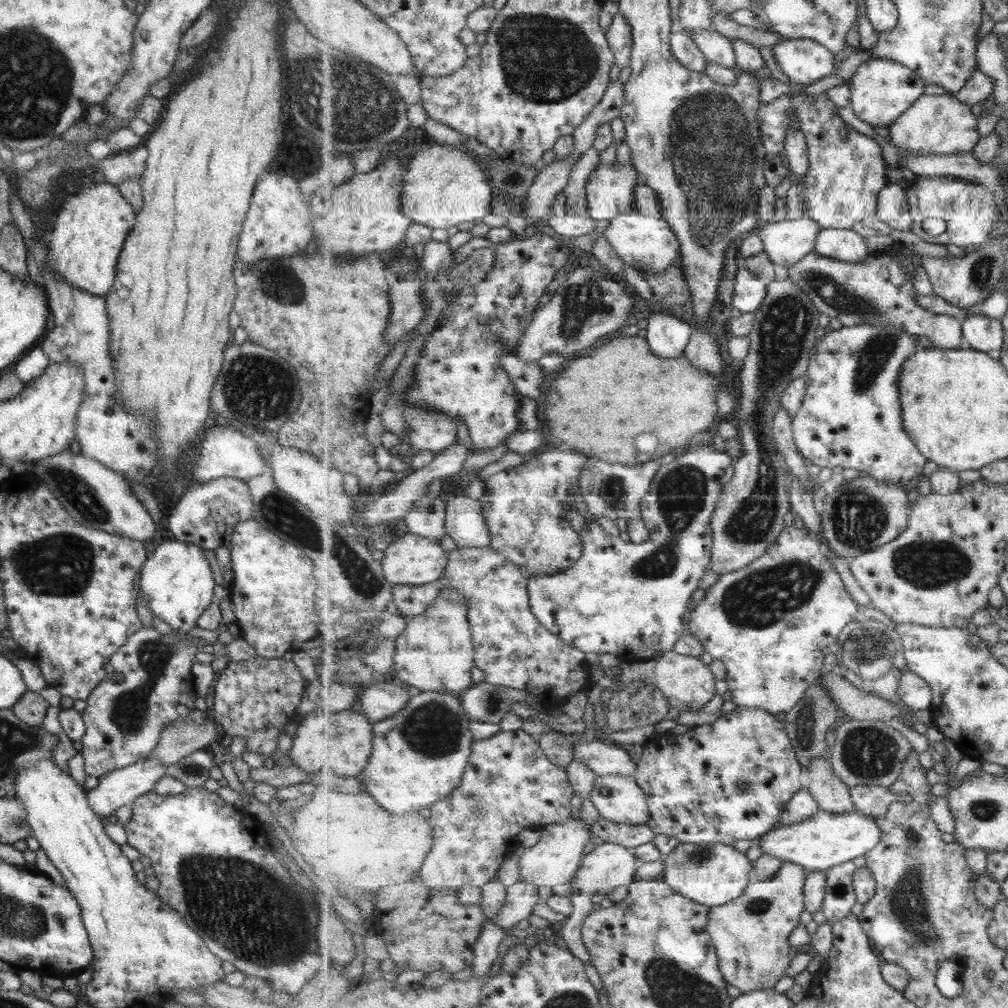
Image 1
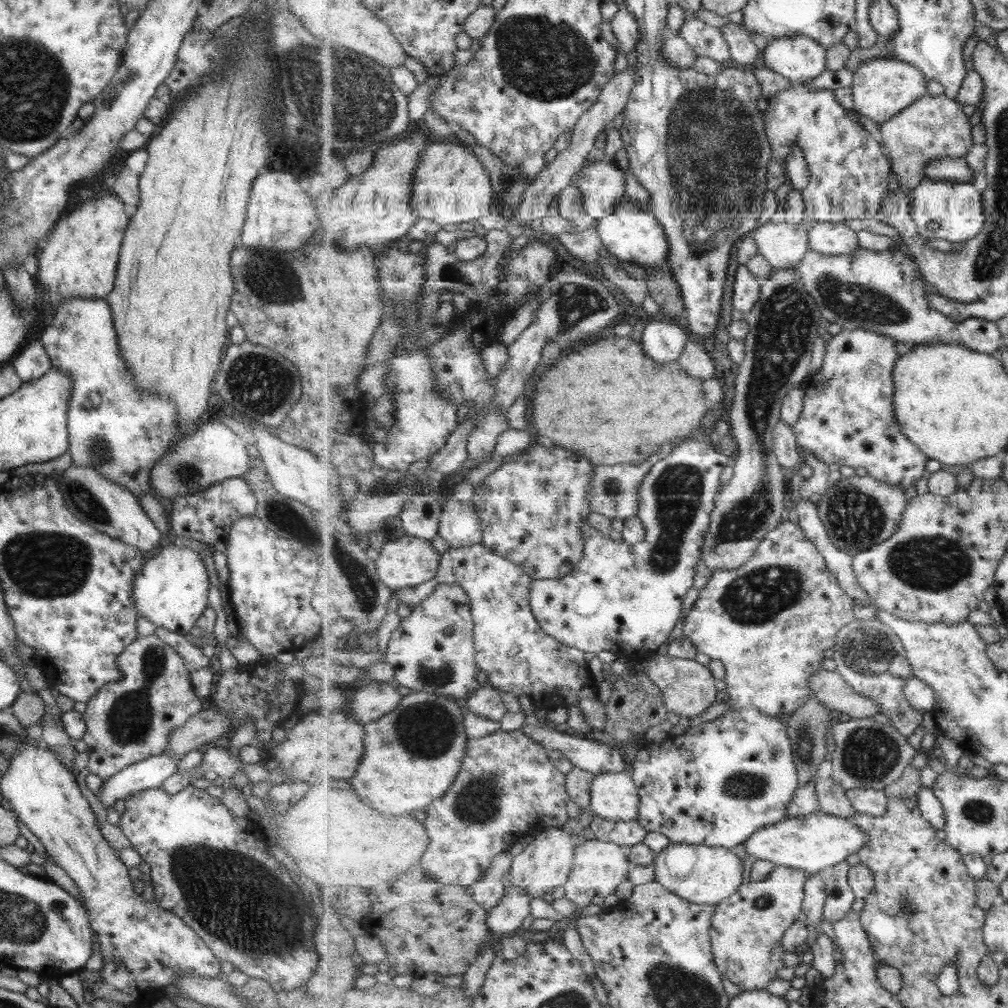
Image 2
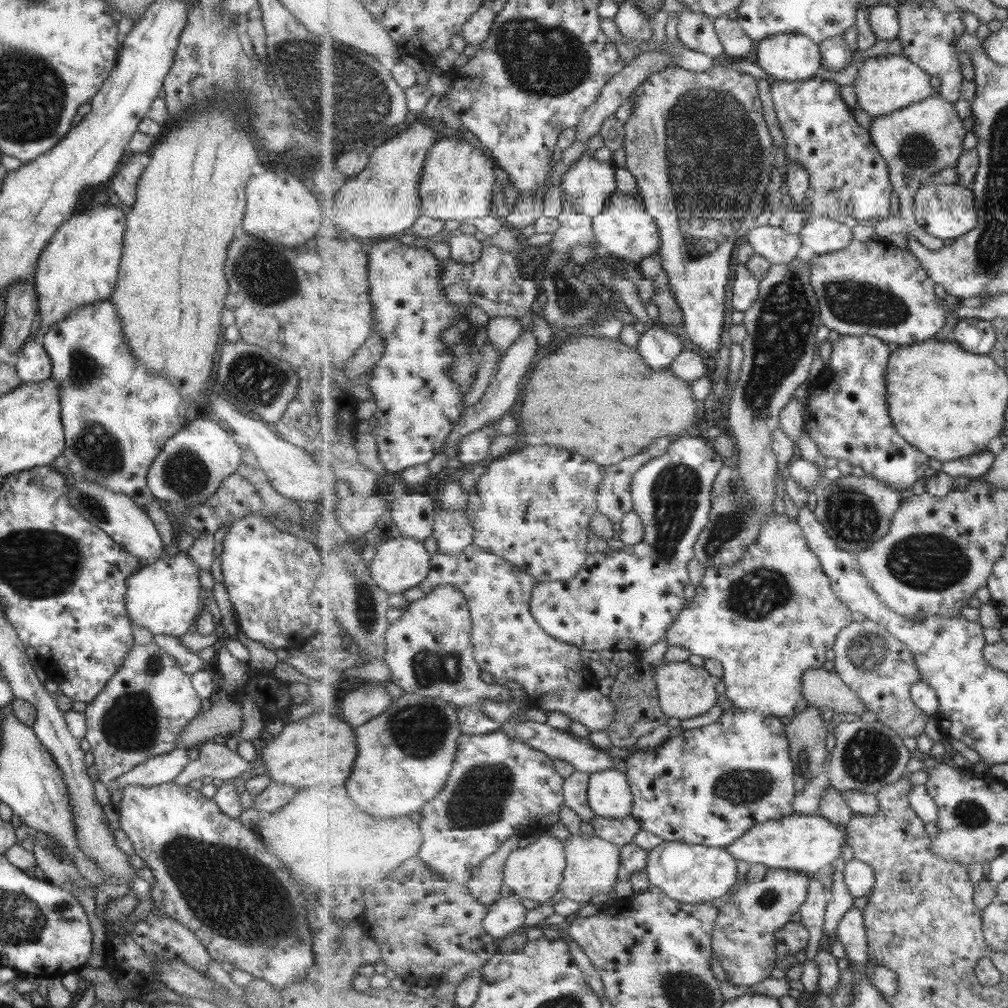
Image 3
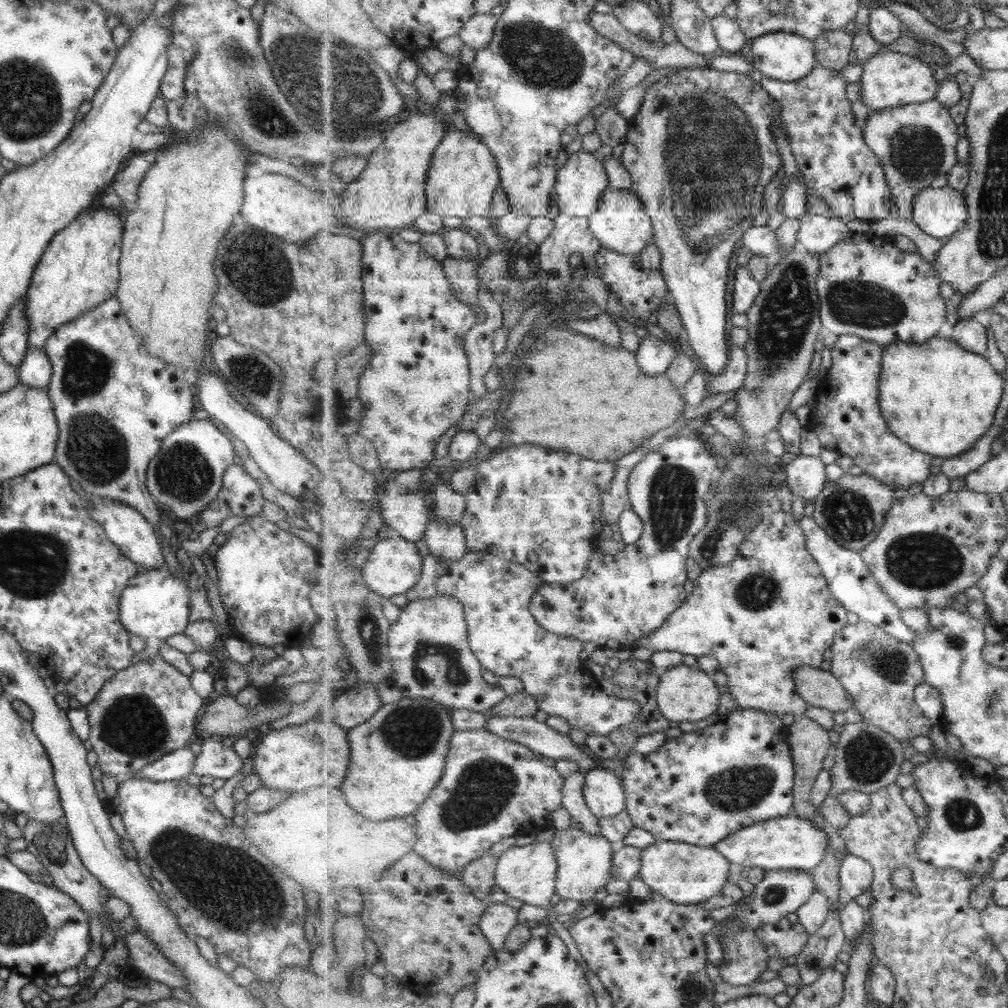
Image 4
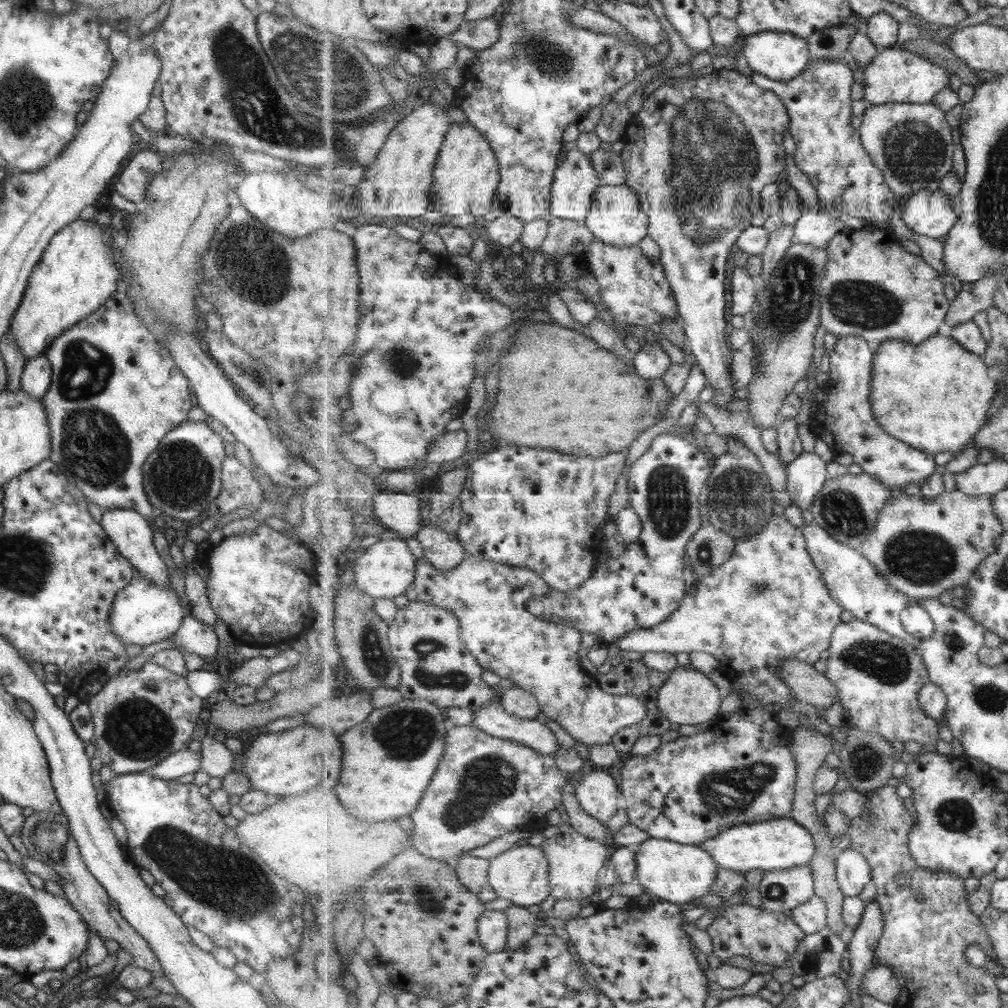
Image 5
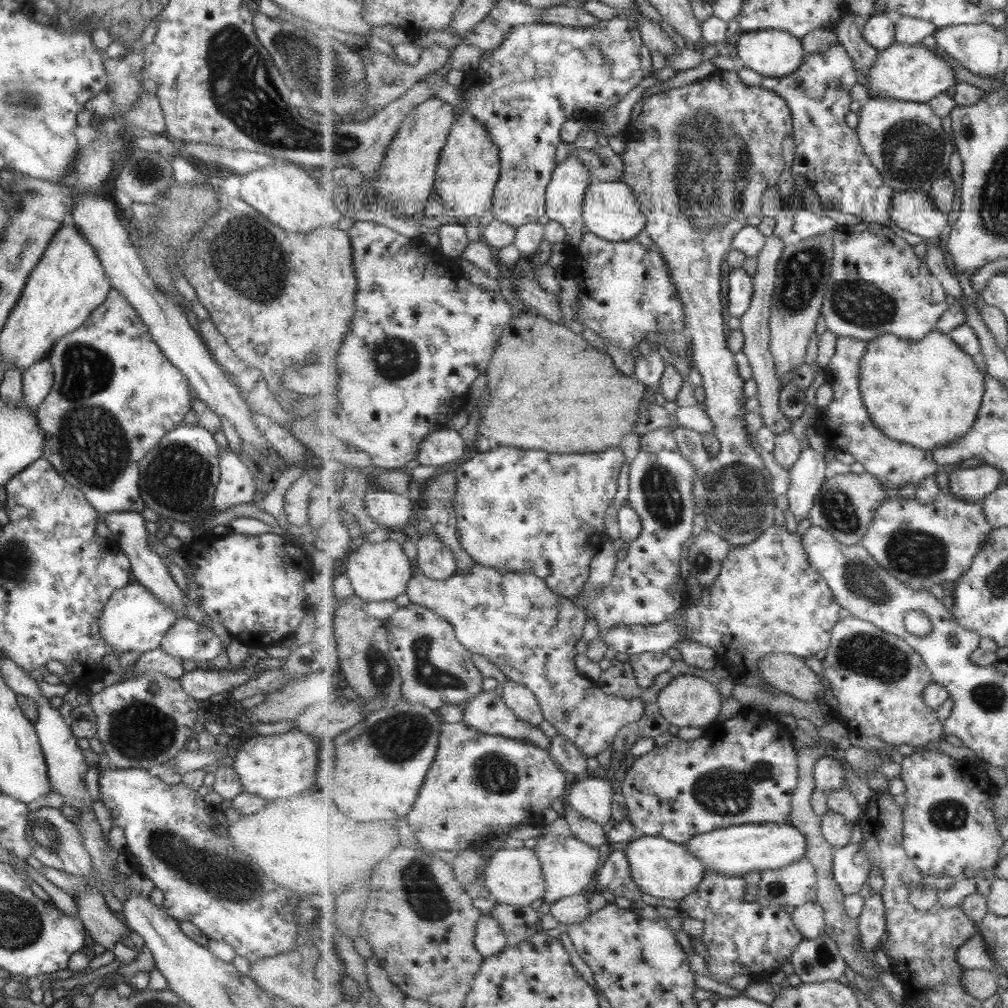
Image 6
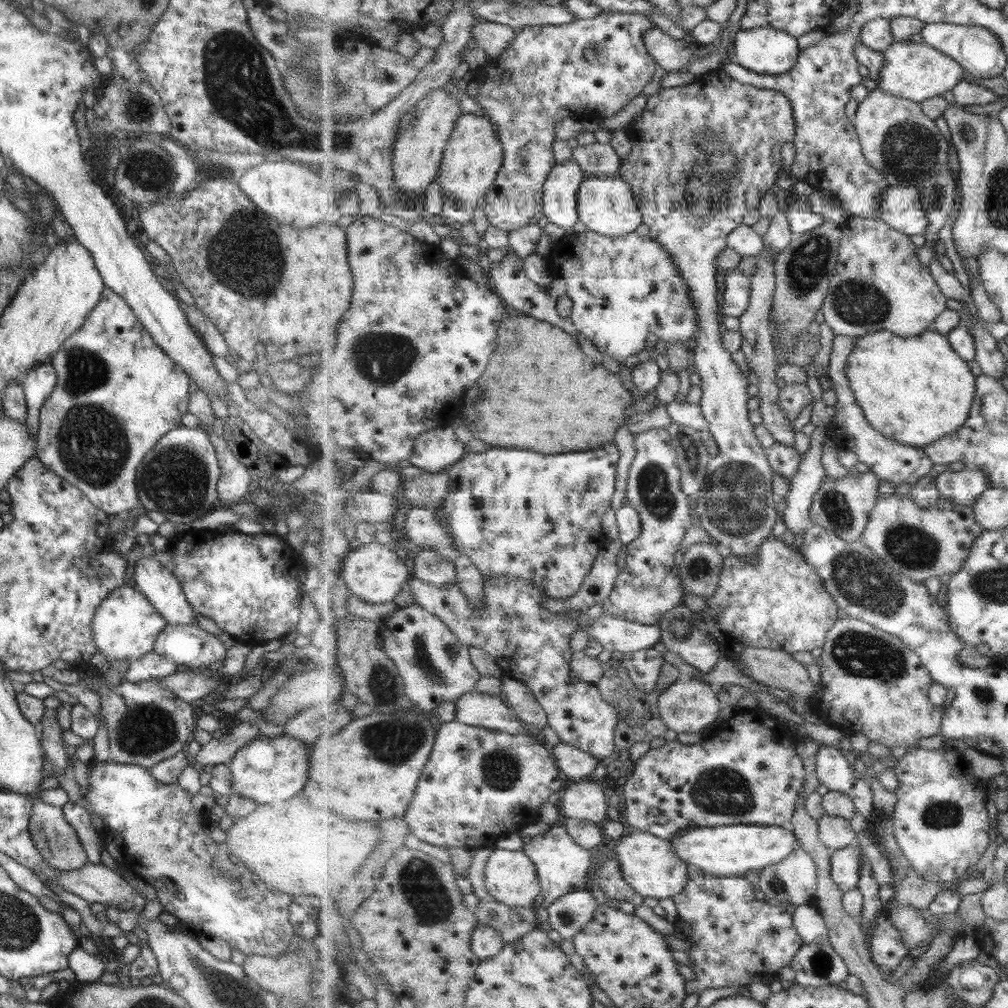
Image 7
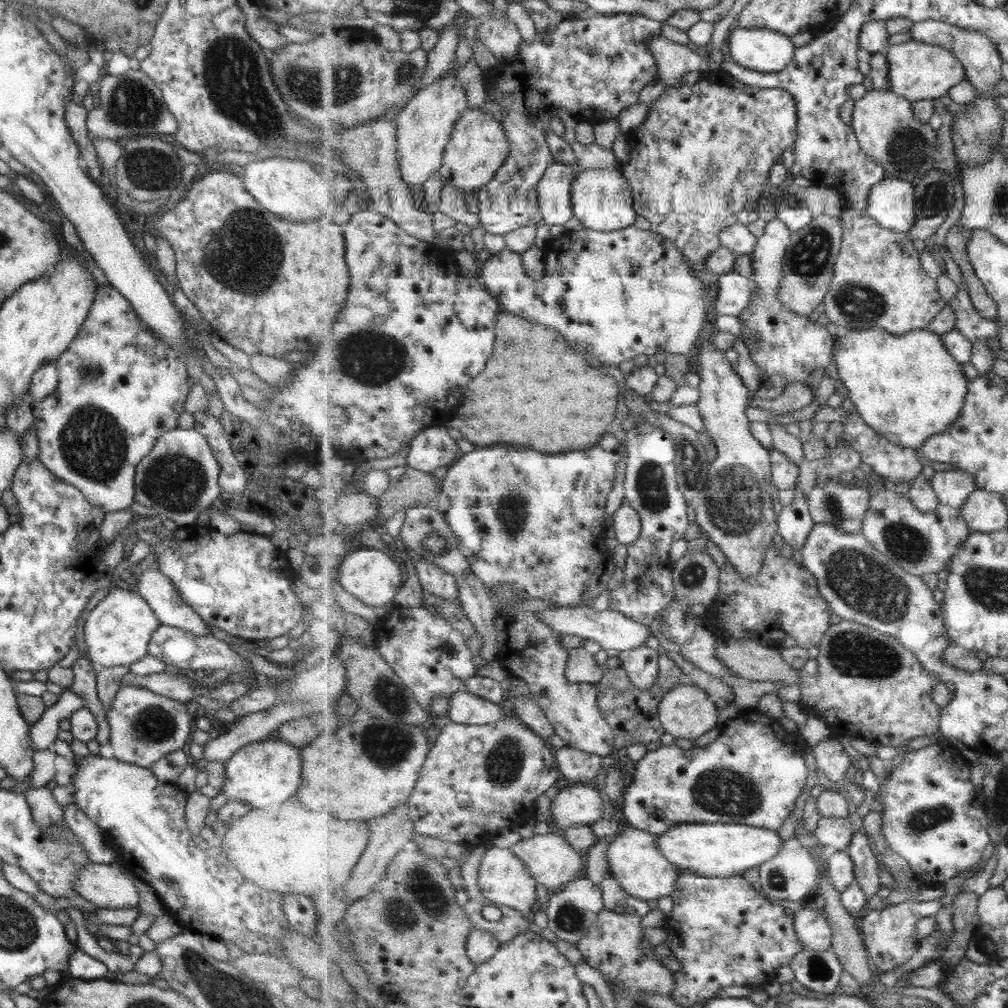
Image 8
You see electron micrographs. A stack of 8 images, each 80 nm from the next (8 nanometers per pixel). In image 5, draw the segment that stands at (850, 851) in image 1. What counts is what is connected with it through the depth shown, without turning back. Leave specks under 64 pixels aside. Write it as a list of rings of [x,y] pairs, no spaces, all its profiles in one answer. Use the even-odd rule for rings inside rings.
[[[792,818],[773,819],[765,823],[737,826],[737,828],[721,832],[719,836],[715,836],[711,840],[705,840],[700,846],[713,856],[719,867],[747,876],[757,871],[811,866],[811,860],[817,852],[817,841],[813,839],[813,835]]]

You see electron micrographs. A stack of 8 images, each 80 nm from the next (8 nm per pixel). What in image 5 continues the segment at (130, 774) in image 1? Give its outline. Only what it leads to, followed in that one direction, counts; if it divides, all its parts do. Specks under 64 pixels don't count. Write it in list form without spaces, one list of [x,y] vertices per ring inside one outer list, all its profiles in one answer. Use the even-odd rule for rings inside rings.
[[[188,748],[179,750],[153,766],[153,777],[171,780],[178,776],[185,776],[185,774],[193,774],[200,770],[201,761],[199,751],[191,752]]]

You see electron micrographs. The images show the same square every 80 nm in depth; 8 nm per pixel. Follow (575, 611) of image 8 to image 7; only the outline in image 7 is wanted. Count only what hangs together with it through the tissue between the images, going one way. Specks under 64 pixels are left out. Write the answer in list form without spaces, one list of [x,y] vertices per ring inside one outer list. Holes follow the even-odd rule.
[[[603,612],[599,620],[585,628],[591,637],[595,637],[610,653],[615,650],[630,653],[652,648],[661,642],[659,625],[640,624],[625,618],[607,616]]]

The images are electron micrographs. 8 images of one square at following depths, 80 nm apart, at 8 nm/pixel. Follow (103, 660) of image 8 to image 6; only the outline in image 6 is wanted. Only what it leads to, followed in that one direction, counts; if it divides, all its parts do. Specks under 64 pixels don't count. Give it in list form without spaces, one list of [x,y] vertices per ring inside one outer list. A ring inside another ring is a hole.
[[[130,583],[112,592],[103,605],[98,616],[101,638],[115,650],[116,655],[122,652],[137,652],[141,654],[159,646],[162,636],[177,620],[176,614],[166,608],[146,588],[139,583]]]

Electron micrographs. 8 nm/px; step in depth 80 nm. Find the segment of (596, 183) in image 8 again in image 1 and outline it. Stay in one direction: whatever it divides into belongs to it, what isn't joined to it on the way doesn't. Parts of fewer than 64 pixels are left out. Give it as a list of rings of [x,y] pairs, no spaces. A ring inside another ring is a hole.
[[[638,210],[629,211],[612,218],[604,235],[624,260],[624,264],[629,266],[646,268],[648,272],[658,273],[680,262],[680,242],[671,225],[663,218],[645,216]]]

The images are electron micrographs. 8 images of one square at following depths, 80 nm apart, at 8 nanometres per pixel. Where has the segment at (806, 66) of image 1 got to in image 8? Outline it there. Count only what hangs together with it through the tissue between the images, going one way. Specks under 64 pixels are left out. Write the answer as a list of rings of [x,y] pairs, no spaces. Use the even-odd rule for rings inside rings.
[[[733,26],[729,34],[729,56],[745,68],[756,69],[757,72],[776,73],[785,71],[795,59],[796,44],[792,37],[773,29],[748,29]]]

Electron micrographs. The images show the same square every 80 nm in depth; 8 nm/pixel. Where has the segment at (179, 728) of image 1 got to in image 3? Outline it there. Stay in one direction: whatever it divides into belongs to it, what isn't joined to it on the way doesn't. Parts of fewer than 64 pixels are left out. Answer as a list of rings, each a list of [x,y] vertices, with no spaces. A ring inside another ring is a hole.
[[[219,695],[215,705],[201,710],[186,725],[178,736],[179,748],[189,749],[197,742],[206,743],[213,736],[231,735],[238,739],[241,727],[242,709],[240,704]]]

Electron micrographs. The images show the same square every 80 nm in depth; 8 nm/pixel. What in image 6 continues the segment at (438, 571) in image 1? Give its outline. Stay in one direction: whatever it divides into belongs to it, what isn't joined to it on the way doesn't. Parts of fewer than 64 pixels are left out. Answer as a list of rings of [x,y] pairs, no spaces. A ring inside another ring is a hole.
[[[389,539],[376,543],[356,541],[355,545],[342,552],[330,567],[331,578],[357,596],[371,602],[391,600],[399,594],[407,593],[409,581],[414,573],[415,561],[405,556],[401,543]]]

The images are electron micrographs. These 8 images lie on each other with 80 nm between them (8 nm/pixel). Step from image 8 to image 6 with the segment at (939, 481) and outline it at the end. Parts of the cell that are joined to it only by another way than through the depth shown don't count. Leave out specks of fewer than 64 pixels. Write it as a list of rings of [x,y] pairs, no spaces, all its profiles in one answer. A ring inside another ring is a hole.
[[[980,464],[973,468],[956,467],[949,479],[950,493],[964,497],[967,501],[981,502],[1004,484],[1005,475],[999,468]]]

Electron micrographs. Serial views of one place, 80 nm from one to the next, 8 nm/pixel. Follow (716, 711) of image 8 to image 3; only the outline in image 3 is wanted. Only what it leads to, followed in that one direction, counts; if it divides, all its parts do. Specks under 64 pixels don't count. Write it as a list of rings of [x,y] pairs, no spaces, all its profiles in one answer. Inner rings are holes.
[[[665,660],[663,665],[656,670],[656,681],[660,696],[660,705],[668,717],[685,720],[707,714],[713,706],[717,705],[717,679],[705,667],[695,667],[688,661],[669,662]]]

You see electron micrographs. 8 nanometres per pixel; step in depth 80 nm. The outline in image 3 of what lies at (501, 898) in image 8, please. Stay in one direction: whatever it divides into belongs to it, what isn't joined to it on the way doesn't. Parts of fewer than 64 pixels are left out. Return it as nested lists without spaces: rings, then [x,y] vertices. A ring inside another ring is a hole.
[[[544,833],[537,841],[515,850],[509,856],[504,871],[504,884],[509,887],[511,893],[523,899],[530,899],[540,905],[545,904],[557,894],[557,890],[565,882],[564,873],[567,870],[565,854],[563,841]]]

